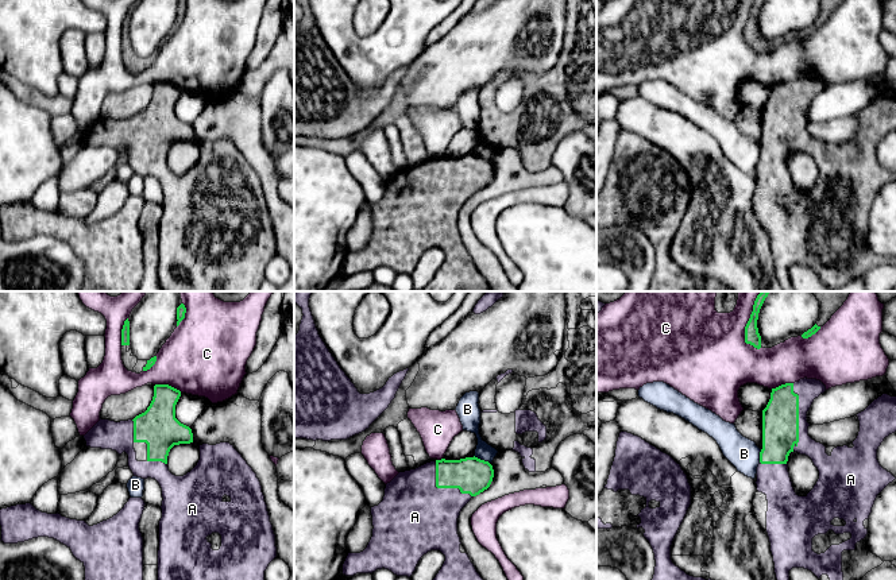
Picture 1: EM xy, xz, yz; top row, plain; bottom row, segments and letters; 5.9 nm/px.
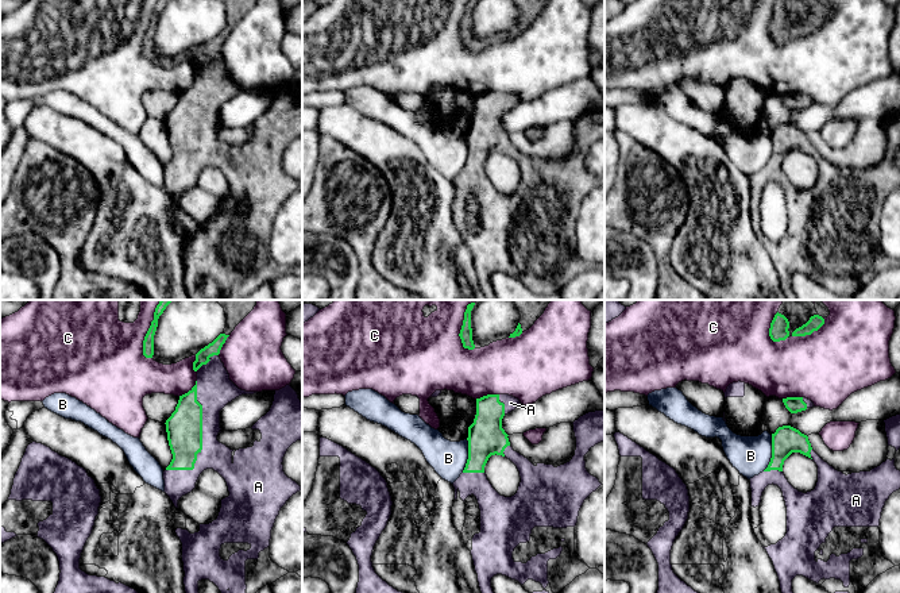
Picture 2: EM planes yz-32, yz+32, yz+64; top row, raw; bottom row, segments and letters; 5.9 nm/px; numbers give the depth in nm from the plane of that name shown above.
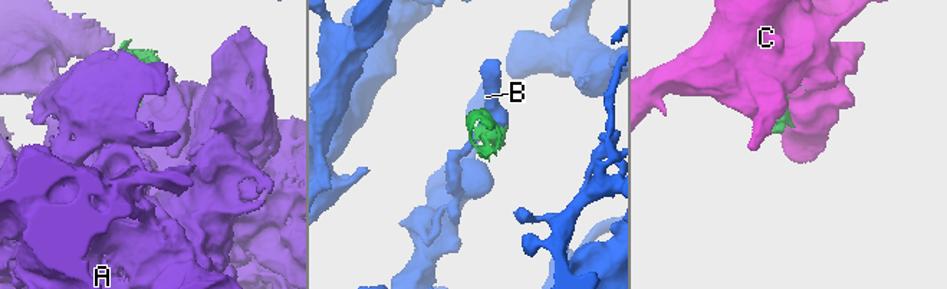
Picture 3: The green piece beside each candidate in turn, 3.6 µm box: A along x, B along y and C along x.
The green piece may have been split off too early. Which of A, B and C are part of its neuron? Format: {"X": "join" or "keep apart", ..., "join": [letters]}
{"A": "join", "B": "keep apart", "C": "keep apart", "join": ["A"]}

